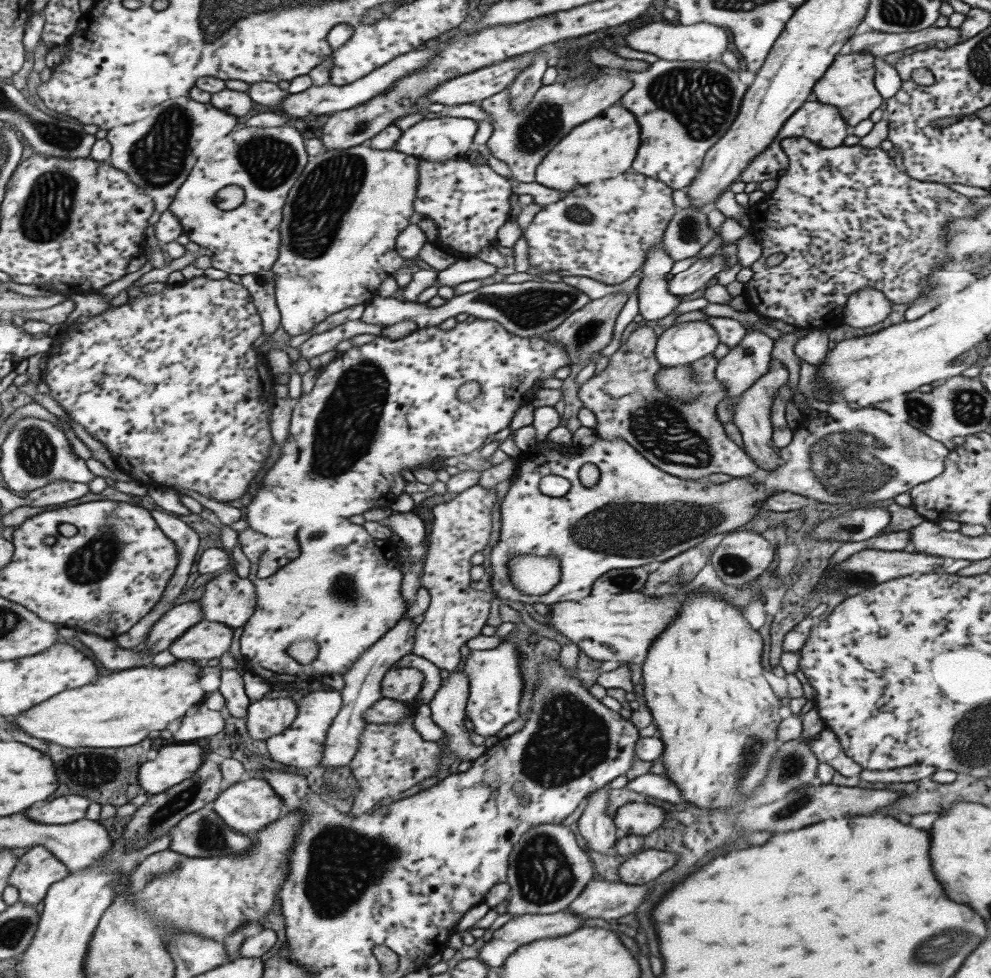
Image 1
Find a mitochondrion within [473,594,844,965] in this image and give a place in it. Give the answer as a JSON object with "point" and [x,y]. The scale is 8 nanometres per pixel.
{"point":[570,739]}

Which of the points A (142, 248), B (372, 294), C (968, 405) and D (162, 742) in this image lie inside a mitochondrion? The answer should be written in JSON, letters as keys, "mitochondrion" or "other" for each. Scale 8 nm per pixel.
{"A":"other","B":"other","C":"mitochondrion","D":"other"}

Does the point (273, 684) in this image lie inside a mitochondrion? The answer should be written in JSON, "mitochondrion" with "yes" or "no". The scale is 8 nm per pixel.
{"mitochondrion":"no"}

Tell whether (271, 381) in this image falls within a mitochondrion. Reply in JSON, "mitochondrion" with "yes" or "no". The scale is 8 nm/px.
{"mitochondrion":"no"}

